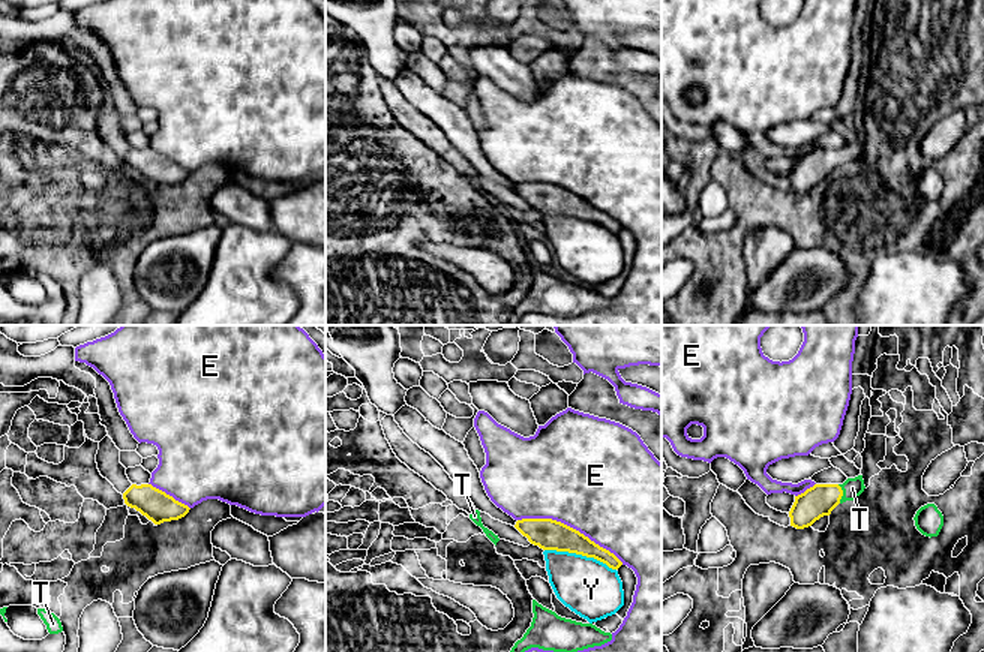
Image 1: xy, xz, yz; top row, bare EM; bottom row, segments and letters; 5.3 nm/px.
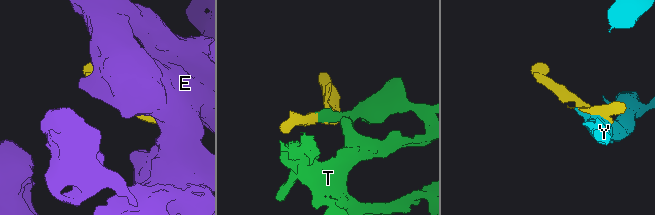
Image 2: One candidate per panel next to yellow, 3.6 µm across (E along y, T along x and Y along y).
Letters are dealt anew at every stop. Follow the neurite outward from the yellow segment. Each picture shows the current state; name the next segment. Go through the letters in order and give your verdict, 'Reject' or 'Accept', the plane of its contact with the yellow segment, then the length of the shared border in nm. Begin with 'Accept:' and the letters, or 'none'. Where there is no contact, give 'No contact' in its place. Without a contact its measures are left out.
Accept: T
E: Reject. Touches yellow in xz. Shared border 600 nm
T: Accept. Touches yellow in yz. Shared border 110 nm
Y: Reject. Touches yellow in xz. Shared border 400 nm

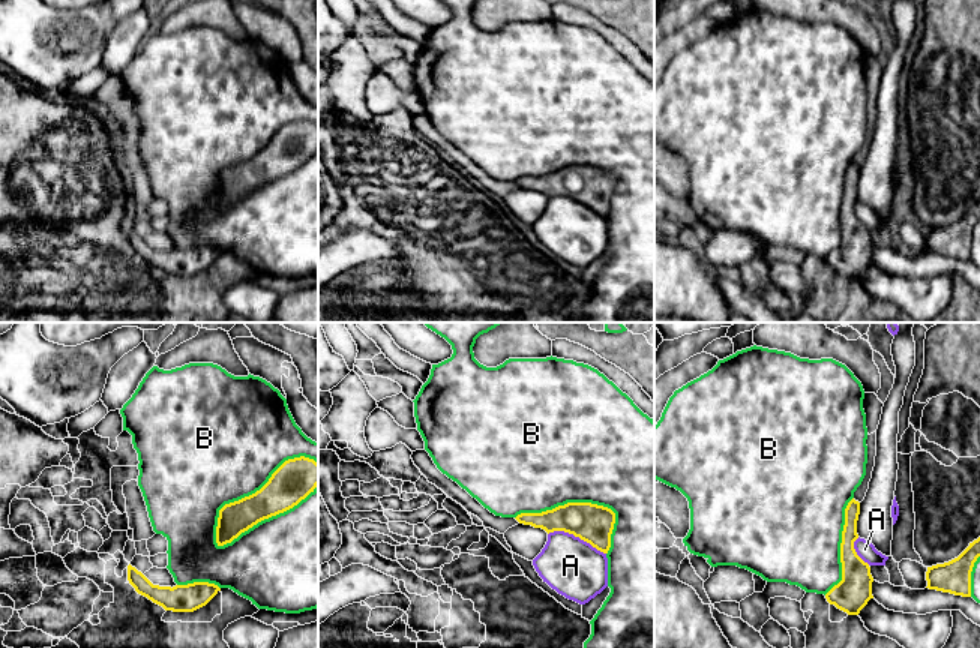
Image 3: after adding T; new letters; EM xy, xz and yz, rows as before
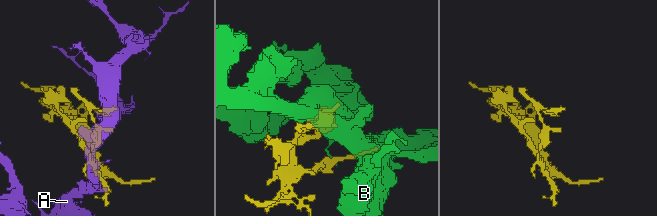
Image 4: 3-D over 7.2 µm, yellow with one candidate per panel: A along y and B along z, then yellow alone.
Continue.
Accept: none
A: Reject. Touches yellow in xz. Shared border 340 nm
B: Reject. Touches yellow in xy. Shared border 700 nm

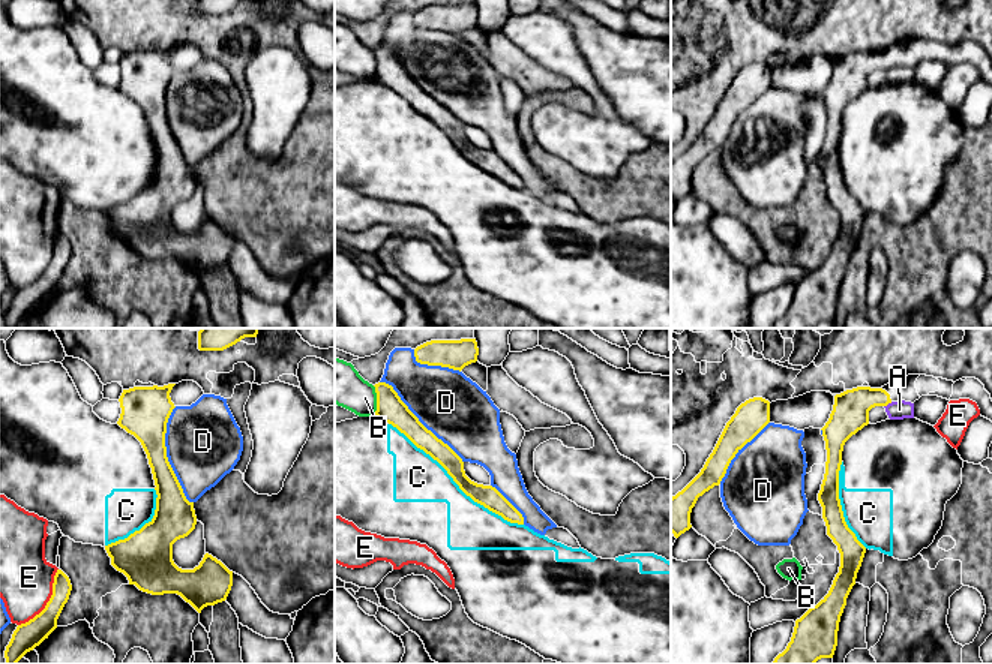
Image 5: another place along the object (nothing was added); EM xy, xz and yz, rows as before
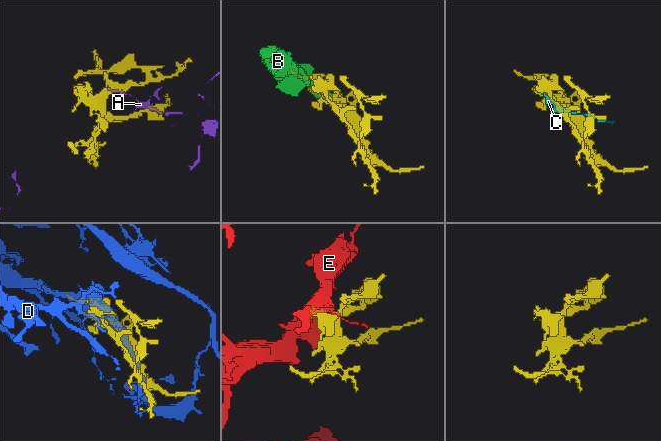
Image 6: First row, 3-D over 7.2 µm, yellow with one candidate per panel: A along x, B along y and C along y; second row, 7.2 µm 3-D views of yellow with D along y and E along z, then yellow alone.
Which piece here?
Accept: C
A: Reject. Touches yellow in yz. Shared border 50 nm
B: Reject. Touches yellow in xz. Shared border 160 nm
C: Accept. Touches yellow in xz. Shared border 900 nm
D: Reject. Touches yellow in xy. Shared border 550 nm
E: Reject. Touches yellow in xy. Shared border 380 nm

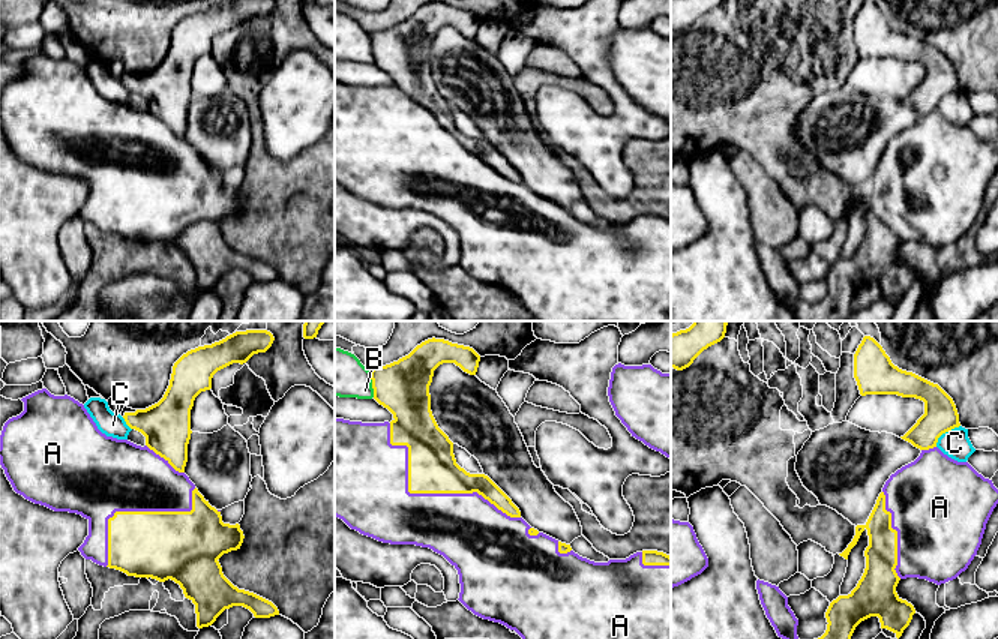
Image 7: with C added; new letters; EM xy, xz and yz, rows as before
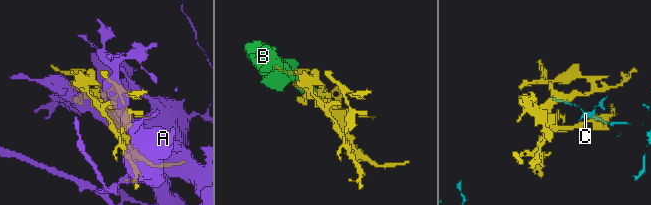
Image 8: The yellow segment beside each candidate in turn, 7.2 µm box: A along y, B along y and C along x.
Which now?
Accept: none
A: Reject. Touches yellow in xz. Shared border 850 nm
B: Reject. Touches yellow in xz. Shared border 150 nm
C: Reject. Touches yellow in yz. Shared border 180 nm

